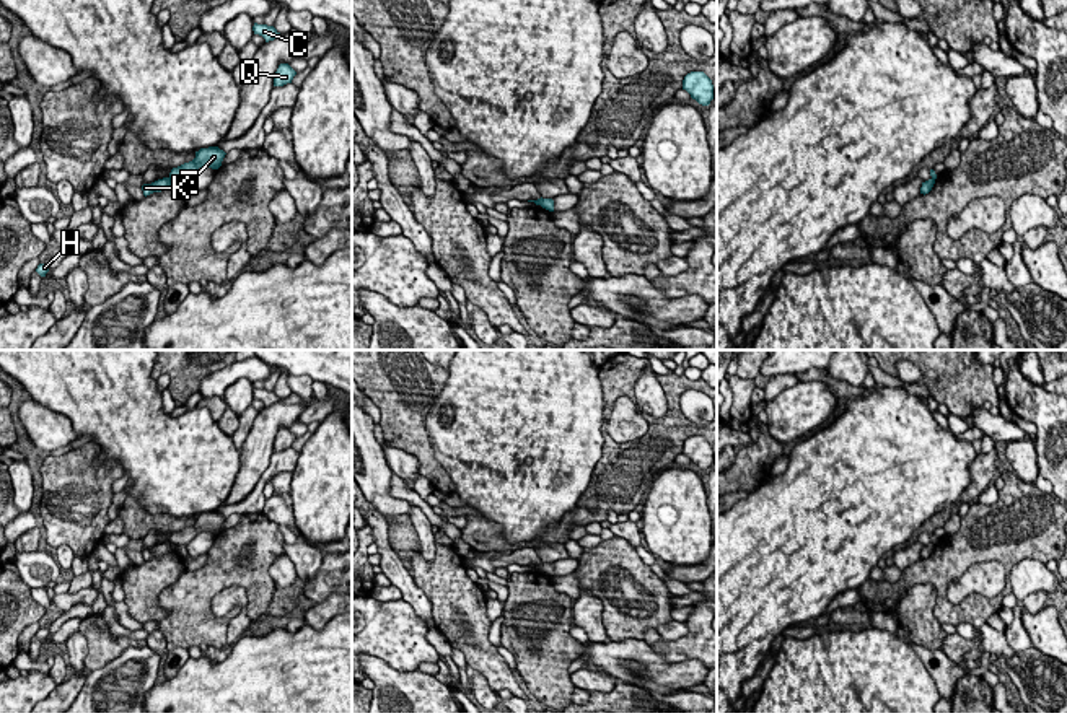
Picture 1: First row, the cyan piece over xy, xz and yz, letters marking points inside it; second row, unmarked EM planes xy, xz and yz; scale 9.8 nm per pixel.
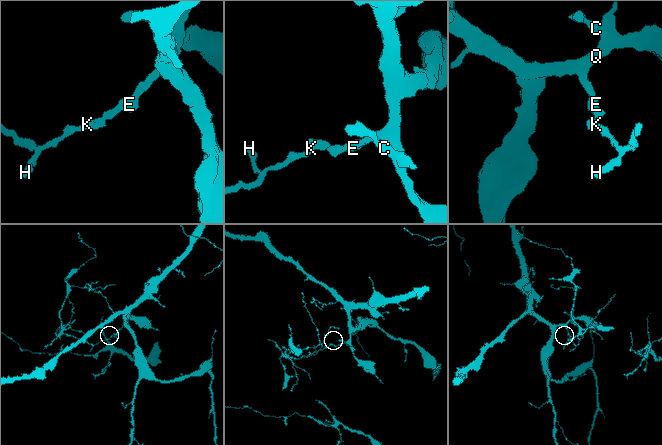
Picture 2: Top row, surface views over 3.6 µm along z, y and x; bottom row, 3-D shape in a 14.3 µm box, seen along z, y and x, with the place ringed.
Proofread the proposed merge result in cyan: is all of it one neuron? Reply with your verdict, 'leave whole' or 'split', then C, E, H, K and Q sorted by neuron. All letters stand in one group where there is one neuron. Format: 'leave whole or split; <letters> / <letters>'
split; C E Q / H K

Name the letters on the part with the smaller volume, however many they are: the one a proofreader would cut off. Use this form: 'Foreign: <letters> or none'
Foreign: H, K

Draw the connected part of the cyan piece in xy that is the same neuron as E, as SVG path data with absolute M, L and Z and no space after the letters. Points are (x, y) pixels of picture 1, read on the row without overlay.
M218 511L200 513L195 516L195 523L178 532L173 532L169 542L173 545L187 545L199 532L218 534L225 523L225 516Z

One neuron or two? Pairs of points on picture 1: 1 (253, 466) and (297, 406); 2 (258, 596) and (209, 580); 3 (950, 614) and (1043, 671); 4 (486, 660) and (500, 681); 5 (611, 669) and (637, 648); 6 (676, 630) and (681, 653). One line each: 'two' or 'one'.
1: one
2: one
3: two
4: one
5: one
6: two

